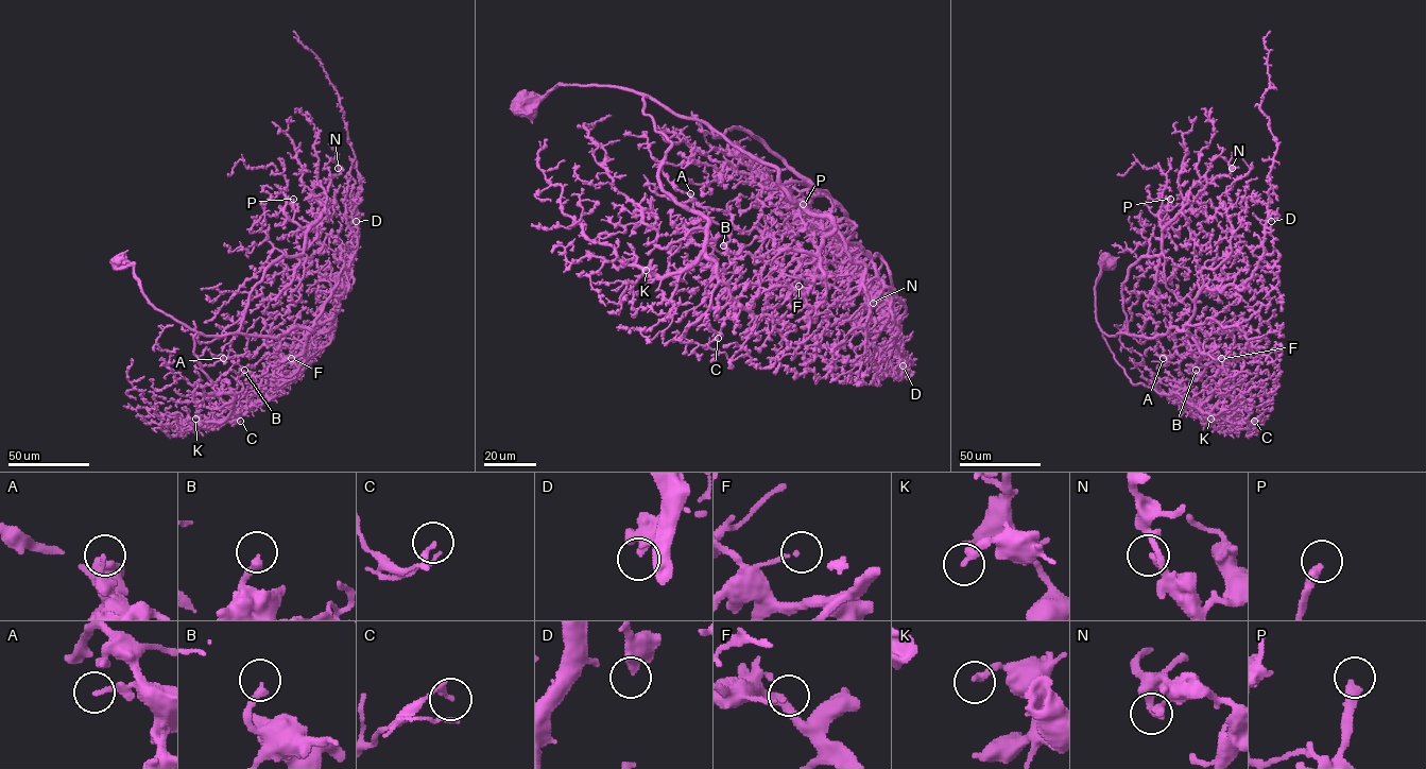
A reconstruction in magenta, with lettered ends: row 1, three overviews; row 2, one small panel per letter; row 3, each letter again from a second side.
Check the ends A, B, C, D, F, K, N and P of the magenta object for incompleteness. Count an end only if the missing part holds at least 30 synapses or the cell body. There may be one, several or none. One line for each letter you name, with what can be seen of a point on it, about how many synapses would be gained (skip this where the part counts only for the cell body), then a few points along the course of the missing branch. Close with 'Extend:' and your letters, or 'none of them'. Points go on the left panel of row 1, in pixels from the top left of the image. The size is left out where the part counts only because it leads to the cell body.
P: Place: (293, 199). Roughly 30 synapses
Extend: P

